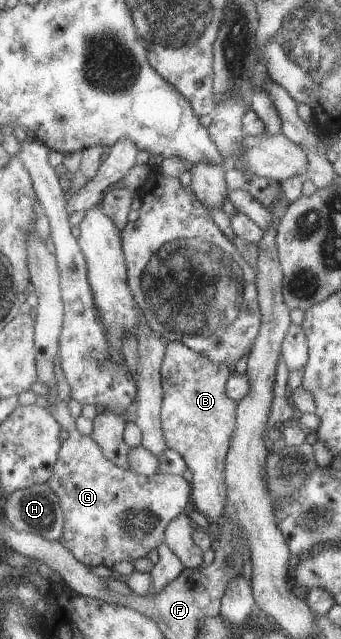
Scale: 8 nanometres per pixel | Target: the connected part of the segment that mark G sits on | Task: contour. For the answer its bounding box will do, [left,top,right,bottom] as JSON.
[48,398,190,571]

